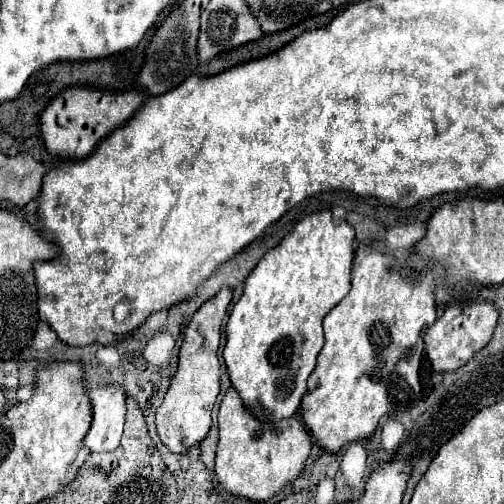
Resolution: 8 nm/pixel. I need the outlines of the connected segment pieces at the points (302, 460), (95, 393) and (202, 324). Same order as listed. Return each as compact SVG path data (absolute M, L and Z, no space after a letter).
M228 388L218 412L220 442L216 450L218 482L232 494L264 502L294 480L306 466L312 450L312 438L304 422L296 416L280 422L262 422L254 418L236 388Z
M120 386L88 388L92 402L92 426L84 436L90 452L116 450L122 436L126 414L126 392Z
M222 288L214 298L204 302L184 332L184 344L178 354L178 370L170 382L166 398L156 412L160 440L174 452L184 454L190 446L202 442L212 424L212 410L220 392L220 328L232 300L232 288Z

